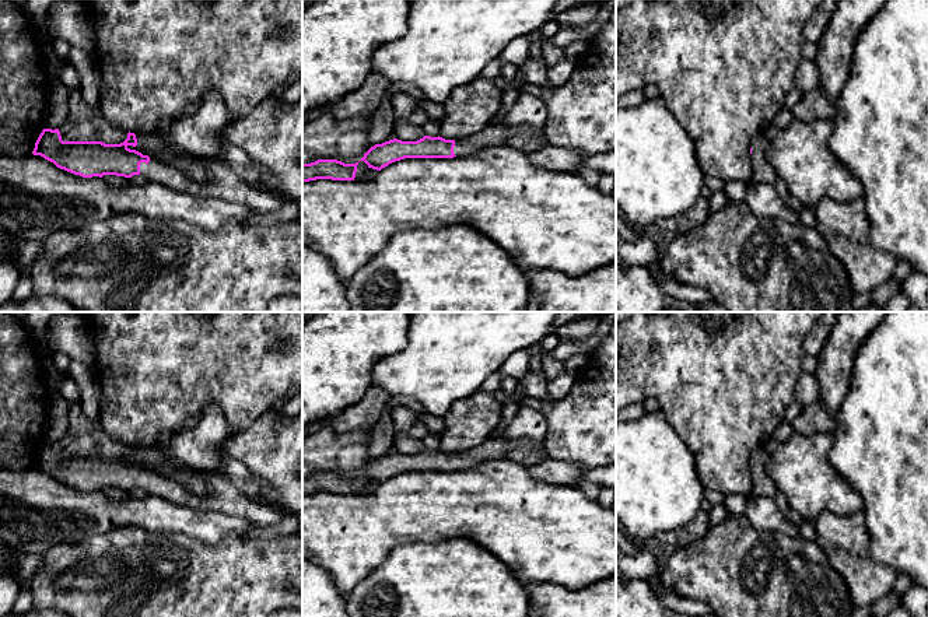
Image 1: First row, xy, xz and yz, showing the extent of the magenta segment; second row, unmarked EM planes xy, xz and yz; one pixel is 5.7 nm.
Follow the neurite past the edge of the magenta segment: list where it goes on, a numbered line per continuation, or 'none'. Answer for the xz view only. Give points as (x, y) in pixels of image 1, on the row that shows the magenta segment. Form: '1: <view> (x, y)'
1: xz (525, 139)

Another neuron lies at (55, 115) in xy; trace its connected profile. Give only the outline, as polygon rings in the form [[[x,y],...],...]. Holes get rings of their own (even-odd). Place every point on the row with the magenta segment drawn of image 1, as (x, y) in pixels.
[[[67,104],[48,105],[43,113],[45,129],[59,129],[69,118]]]

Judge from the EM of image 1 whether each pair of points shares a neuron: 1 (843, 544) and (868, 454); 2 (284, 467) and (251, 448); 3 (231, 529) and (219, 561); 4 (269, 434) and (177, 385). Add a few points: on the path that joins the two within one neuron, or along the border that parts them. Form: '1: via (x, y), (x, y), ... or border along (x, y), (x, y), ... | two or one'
1: border along (862, 508), (869, 544) | two
2: via (276, 459), (265, 448), (259, 448) | one
3: border along (247, 536), (224, 537), (216, 543), (196, 540) | two
4: border along (268, 409), (245, 428), (231, 434) | two

